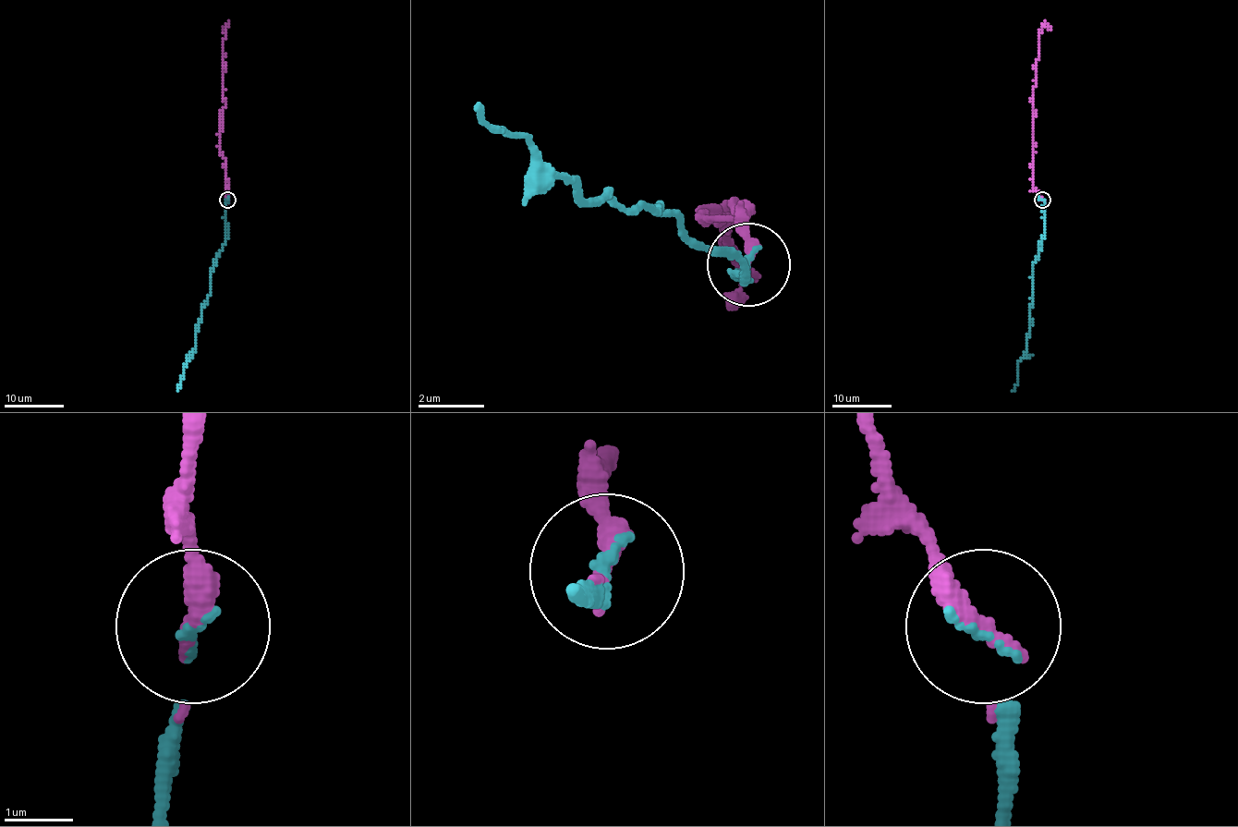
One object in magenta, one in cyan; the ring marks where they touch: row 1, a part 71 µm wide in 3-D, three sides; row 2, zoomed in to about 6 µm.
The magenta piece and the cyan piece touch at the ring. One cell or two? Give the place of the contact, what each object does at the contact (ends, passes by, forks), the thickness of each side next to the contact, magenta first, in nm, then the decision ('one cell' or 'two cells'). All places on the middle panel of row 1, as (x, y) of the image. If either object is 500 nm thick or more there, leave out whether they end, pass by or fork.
(748, 264) | magenta passes by | cyan ends | 260/100 nm | one cell

